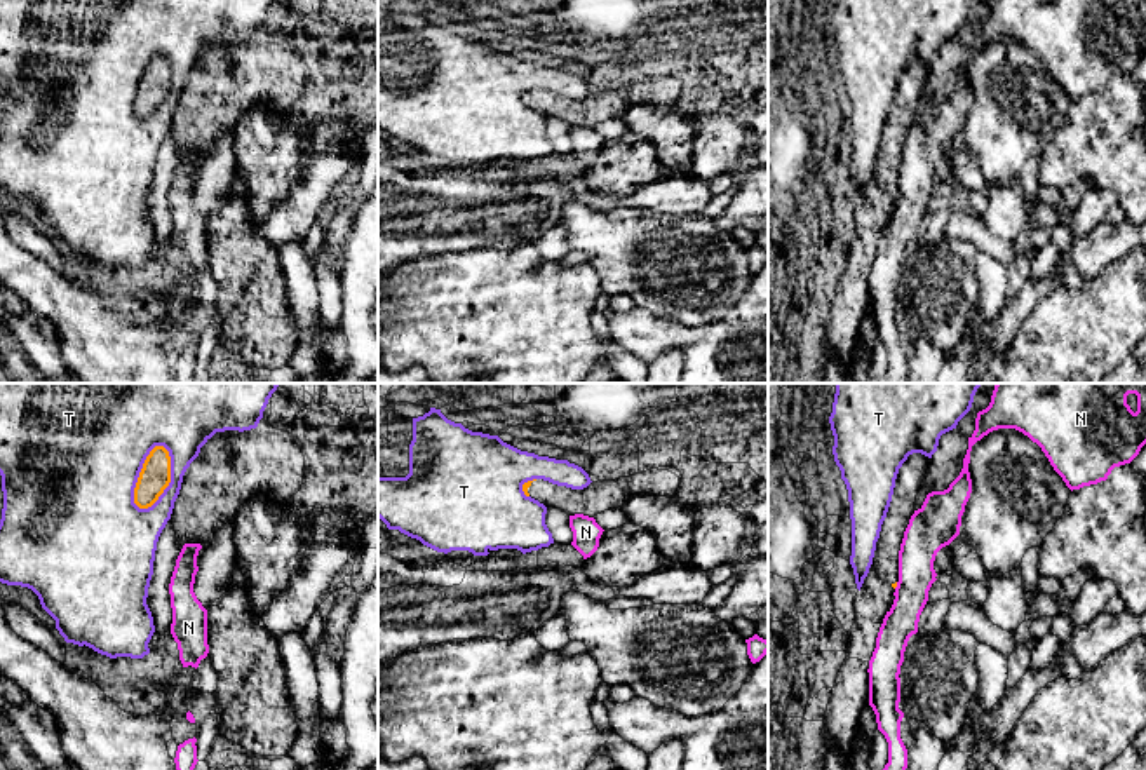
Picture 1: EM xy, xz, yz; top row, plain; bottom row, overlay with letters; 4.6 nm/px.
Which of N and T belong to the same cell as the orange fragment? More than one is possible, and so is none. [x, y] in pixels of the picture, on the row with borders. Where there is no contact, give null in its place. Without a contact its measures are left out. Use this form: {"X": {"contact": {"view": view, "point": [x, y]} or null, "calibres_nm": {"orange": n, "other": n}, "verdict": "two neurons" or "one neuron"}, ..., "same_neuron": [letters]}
{"N": {"contact": {"view": "yz", "point": [896, 586]}, "calibres_nm": {"orange": 20, "other": 180}, "verdict": "two neurons"}, "T": {"contact": {"view": "xy", "point": [140, 474]}, "calibres_nm": {"orange": 140, "other": 500}, "verdict": "two neurons"}, "same_neuron": []}

